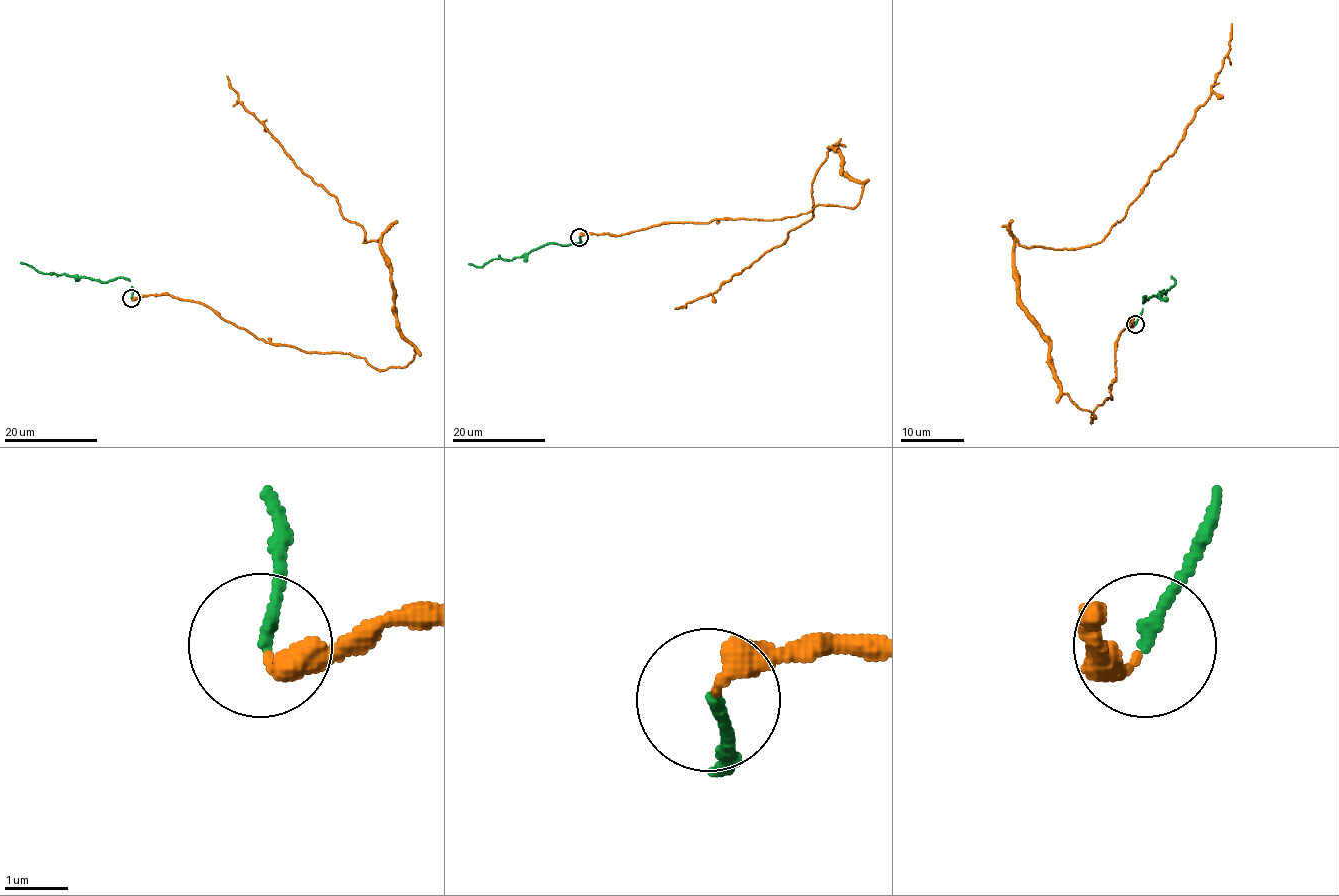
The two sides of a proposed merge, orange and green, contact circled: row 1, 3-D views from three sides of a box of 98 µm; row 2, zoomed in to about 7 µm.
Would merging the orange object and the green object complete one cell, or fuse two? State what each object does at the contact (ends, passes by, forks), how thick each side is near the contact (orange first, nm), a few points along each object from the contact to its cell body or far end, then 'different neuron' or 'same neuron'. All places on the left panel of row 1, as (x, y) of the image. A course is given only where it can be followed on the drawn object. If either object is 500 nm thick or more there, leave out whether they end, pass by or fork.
orange ends; green ends; calibres 320 and 180 nm; course orange (131, 298), (198, 301), (258, 339), (378, 369), (411, 361), (381, 237), (364, 242), (227, 76); course green (131, 298), (130, 280), (122, 277), (98, 282), (63, 273), (44, 273), (20, 262); same neuron

